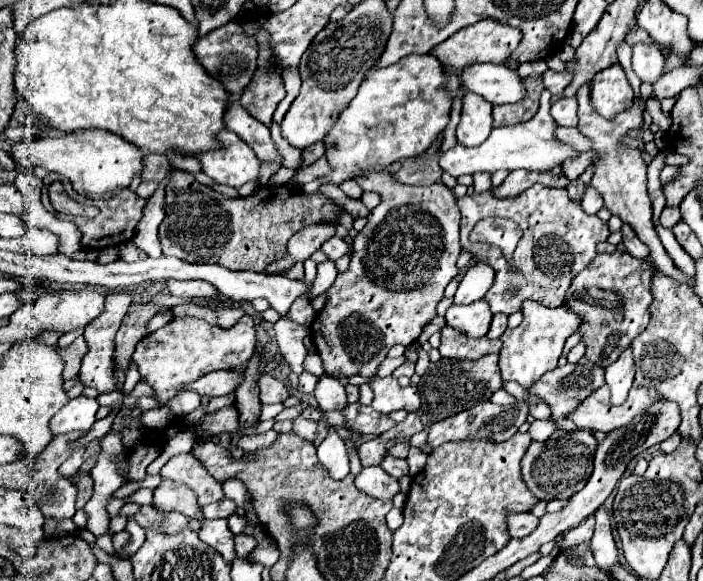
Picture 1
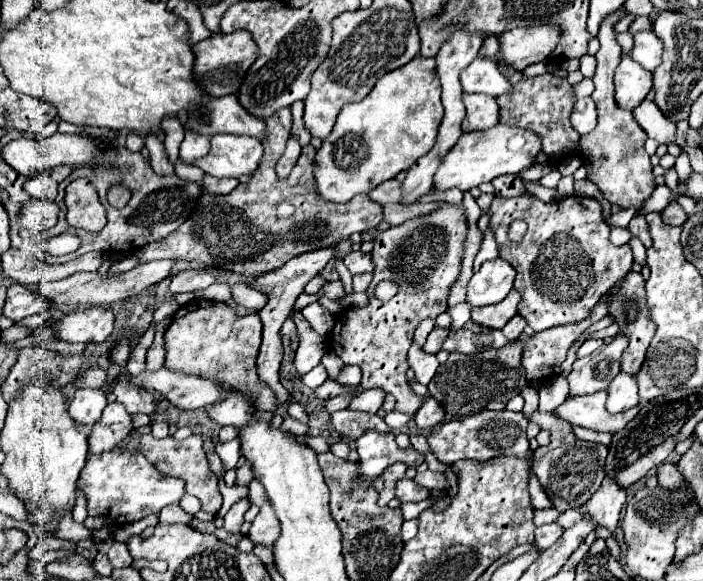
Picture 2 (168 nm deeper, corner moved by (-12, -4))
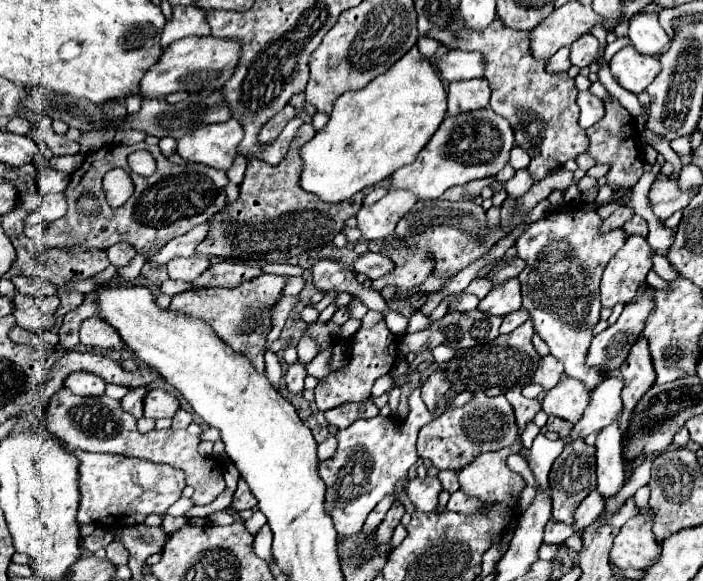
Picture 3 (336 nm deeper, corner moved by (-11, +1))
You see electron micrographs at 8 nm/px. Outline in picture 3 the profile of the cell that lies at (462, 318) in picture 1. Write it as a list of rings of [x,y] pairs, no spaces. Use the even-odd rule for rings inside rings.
[[[511,278],[503,286],[495,288],[489,292],[477,306],[483,314],[493,314],[493,316],[507,316],[515,310],[521,308],[521,290],[519,290],[519,280]]]

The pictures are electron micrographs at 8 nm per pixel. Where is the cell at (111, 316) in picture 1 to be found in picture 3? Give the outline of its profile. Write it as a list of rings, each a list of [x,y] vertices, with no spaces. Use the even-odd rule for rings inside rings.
[[[151,388],[151,392],[145,394],[143,398],[143,408],[147,418],[173,418],[173,414],[179,408],[179,402],[173,394],[169,394],[163,388]]]

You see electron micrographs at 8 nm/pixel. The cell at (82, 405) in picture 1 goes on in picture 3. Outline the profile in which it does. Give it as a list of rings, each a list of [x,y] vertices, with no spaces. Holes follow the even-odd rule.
[[[73,372],[65,380],[65,388],[77,396],[101,396],[105,392],[105,382],[89,372]]]

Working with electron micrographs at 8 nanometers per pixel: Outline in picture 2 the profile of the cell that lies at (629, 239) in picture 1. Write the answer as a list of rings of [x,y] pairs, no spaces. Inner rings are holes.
[[[634,215],[634,219],[632,219],[630,225],[628,225],[628,231],[632,233],[632,237],[638,237],[638,239],[644,243],[644,247],[652,245],[652,237],[650,237],[650,233],[648,233],[648,223],[644,221],[644,217]]]

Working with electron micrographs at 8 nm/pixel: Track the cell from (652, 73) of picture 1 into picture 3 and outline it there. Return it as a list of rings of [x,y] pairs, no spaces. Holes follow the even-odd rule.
[[[639,14],[631,20],[629,38],[635,50],[643,56],[657,56],[663,46],[669,44],[667,32],[661,28],[657,14]]]

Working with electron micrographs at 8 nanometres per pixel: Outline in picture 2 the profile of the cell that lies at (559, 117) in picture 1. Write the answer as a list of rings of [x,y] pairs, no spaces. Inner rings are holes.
[[[584,97],[578,99],[572,111],[572,127],[580,133],[586,135],[596,127],[596,105],[592,101],[592,97]]]

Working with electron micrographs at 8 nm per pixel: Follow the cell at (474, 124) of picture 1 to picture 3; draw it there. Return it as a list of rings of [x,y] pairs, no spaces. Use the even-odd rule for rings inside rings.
[[[485,78],[477,80],[463,80],[463,82],[451,82],[447,88],[447,116],[457,116],[463,112],[487,108],[491,98],[491,88]]]

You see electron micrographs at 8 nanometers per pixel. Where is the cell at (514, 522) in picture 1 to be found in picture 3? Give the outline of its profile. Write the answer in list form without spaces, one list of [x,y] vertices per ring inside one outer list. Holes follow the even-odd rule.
[[[551,518],[545,528],[545,542],[547,544],[561,544],[571,534],[573,534],[573,528],[569,524],[563,524],[563,522],[557,522],[555,518]]]

